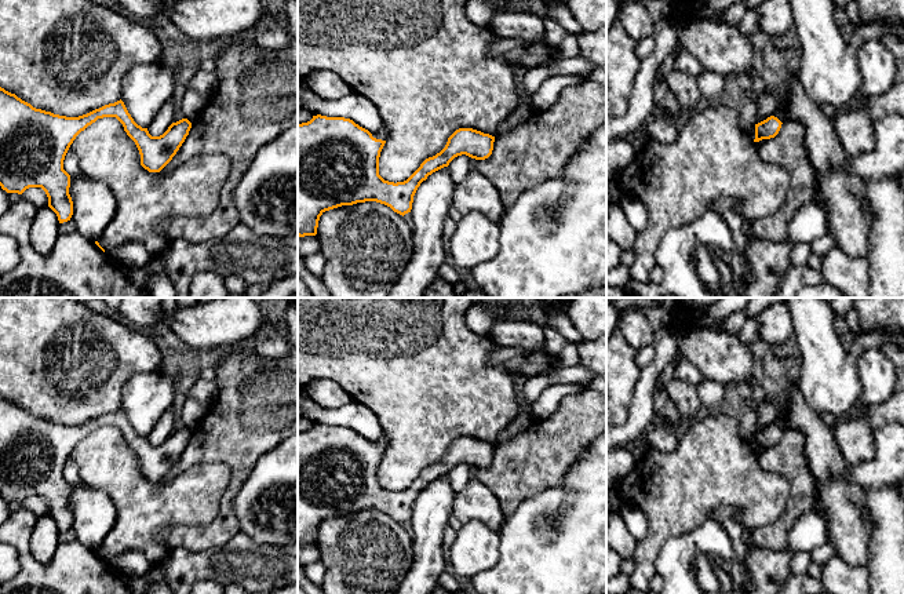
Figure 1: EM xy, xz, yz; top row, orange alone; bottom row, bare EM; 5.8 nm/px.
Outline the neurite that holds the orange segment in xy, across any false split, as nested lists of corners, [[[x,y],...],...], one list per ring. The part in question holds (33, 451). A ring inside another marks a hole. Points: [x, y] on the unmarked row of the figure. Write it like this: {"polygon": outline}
{"polygon": [[[0,396],[1,498],[22,503],[29,496],[41,496],[59,532],[70,529],[70,484],[63,478],[63,469],[76,445],[103,426],[116,426],[123,433],[139,459],[141,474],[149,481],[160,481],[172,469],[192,437],[192,431],[182,427],[163,444],[152,445],[134,430],[121,408],[79,426],[66,426],[36,418]]]}

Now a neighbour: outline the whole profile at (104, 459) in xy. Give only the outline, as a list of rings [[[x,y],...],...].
[[[116,426],[98,427],[76,445],[69,459],[76,463],[83,482],[102,489],[116,506],[116,522],[98,547],[106,562],[125,551],[141,550],[152,565],[157,565],[171,550],[158,539],[160,531],[178,525],[209,524],[218,515],[232,477],[232,469],[223,463],[198,463],[174,480],[149,481],[141,474],[135,451]]]

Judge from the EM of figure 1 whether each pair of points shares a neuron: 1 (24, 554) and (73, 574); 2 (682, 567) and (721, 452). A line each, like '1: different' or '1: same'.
1: same
2: different

